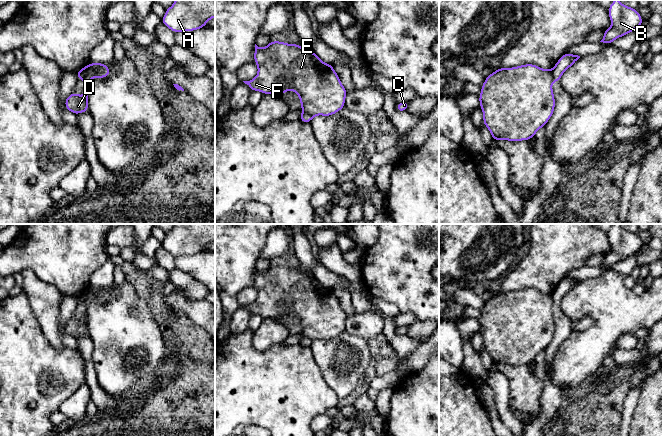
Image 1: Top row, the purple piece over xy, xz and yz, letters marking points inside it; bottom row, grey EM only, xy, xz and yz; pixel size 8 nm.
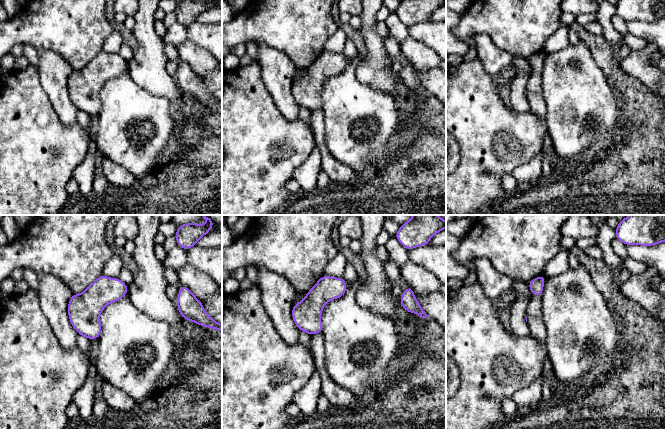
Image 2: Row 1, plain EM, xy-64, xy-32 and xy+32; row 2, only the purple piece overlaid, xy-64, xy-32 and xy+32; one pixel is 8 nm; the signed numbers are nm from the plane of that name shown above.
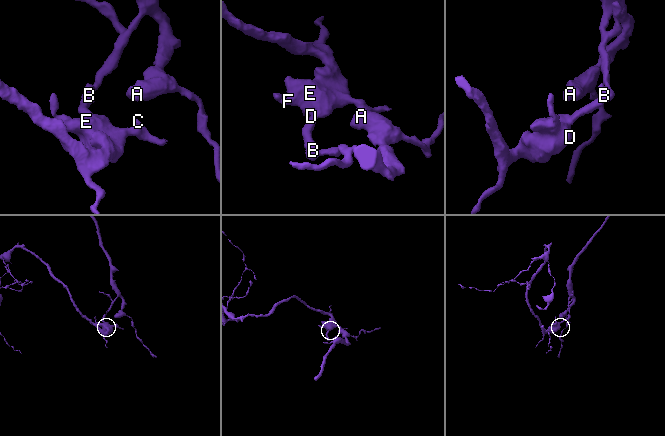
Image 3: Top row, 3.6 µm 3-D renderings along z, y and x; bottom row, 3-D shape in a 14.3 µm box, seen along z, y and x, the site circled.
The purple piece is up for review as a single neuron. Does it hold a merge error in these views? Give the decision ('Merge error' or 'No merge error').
Merge error

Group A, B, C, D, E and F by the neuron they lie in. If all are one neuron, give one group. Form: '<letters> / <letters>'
A B / C D E F

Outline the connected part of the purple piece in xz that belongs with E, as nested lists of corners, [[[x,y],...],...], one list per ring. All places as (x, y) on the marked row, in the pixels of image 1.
[[[270,41],[265,48],[255,44],[256,77],[243,81],[251,91],[283,95],[293,90],[300,99],[302,112],[312,117],[331,116],[345,107],[348,91],[333,65],[325,63],[299,44]]]

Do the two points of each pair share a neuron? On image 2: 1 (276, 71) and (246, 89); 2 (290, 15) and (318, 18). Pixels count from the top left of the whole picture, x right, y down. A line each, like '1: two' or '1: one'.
1: two
2: one

